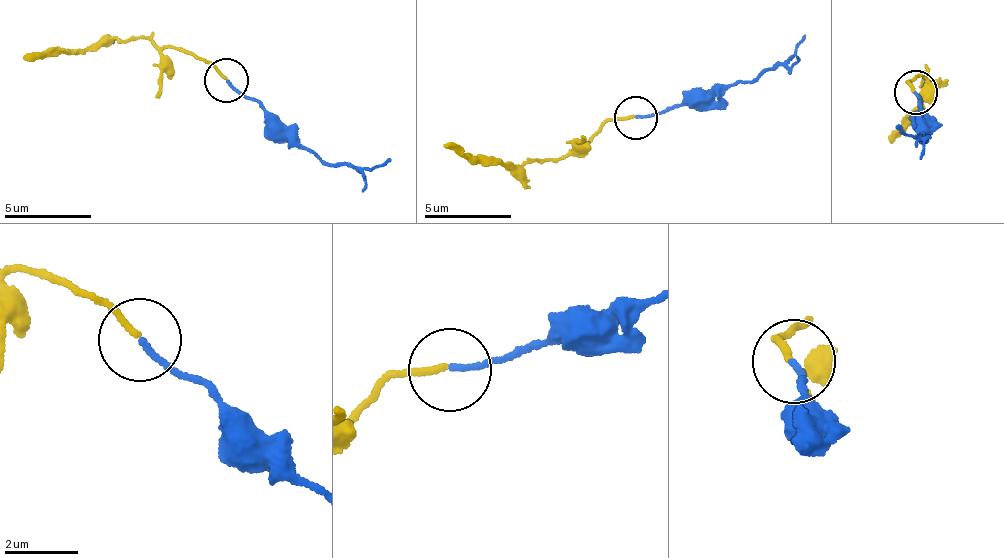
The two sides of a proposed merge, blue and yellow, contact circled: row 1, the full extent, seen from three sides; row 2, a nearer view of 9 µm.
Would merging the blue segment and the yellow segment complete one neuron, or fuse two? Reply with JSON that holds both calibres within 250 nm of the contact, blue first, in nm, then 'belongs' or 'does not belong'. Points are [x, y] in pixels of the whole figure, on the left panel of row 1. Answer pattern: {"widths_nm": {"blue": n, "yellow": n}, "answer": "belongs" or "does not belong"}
{"widths_nm": {"blue": 140, "yellow": 140}, "answer": "belongs"}

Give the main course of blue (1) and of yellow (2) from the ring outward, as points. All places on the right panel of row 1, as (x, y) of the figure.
1: (914, 91), (929, 125), (926, 137), (913, 137), (897, 122)
2: (914, 91), (908, 84), (928, 69), (916, 108), (903, 118), (890, 142)

